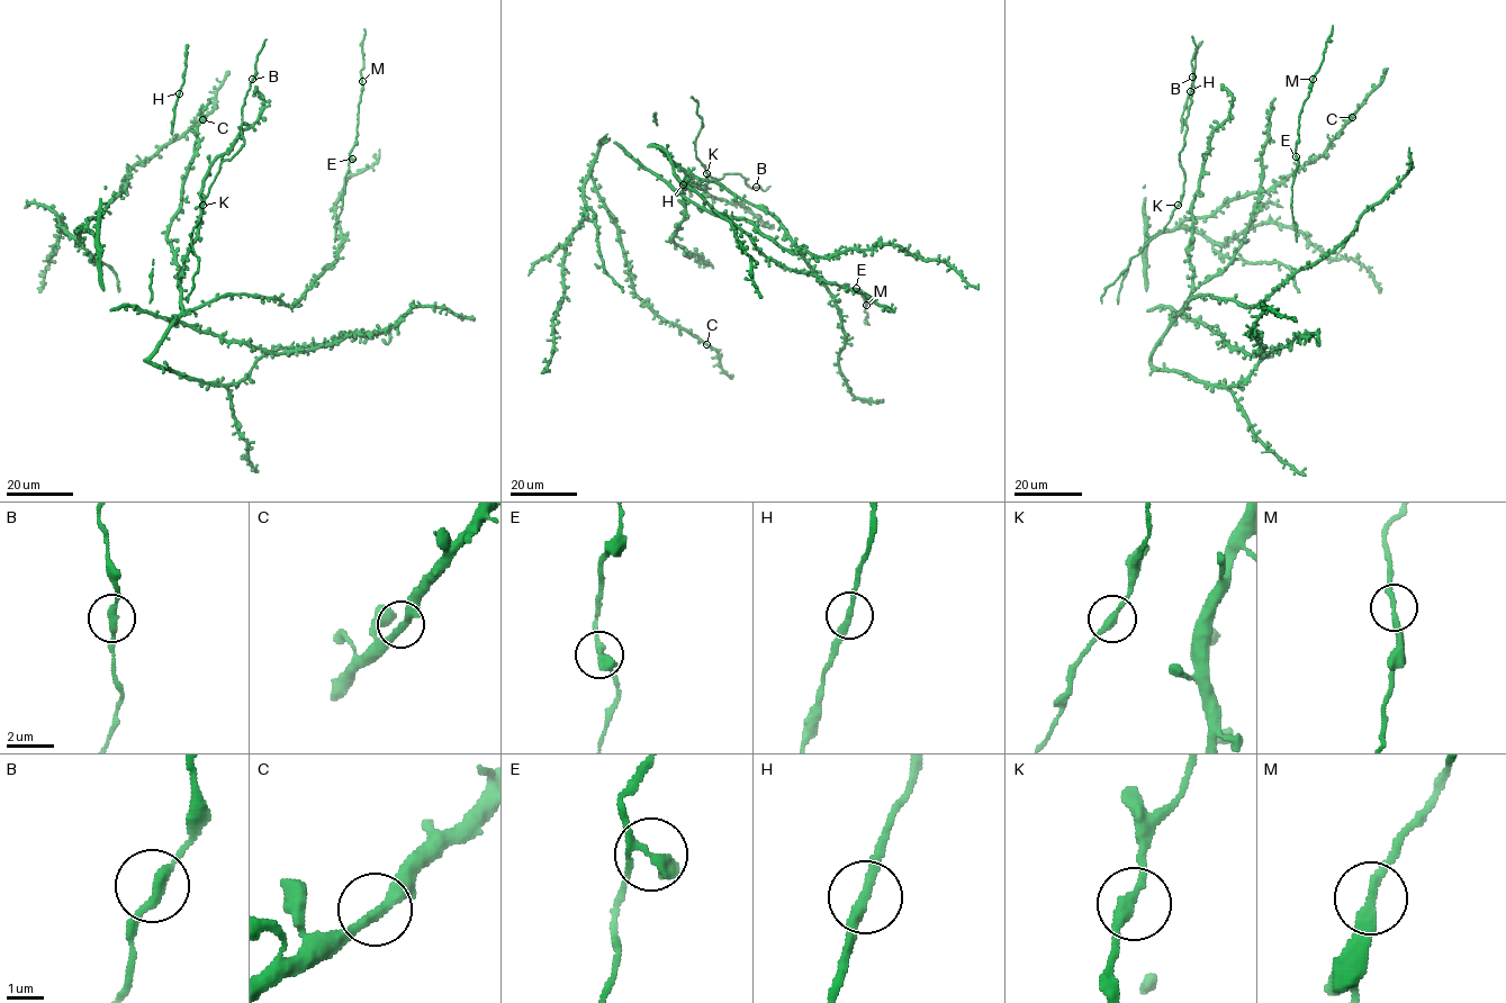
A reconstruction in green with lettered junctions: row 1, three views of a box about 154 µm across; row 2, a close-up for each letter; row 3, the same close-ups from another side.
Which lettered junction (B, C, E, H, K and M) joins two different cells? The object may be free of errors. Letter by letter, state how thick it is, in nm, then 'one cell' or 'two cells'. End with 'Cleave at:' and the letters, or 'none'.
B: calibre 280 nm; one cell
C: calibre 280 nm; one cell
E: calibre 320 nm; one cell
H: calibre 260 nm; one cell
K: calibre 280 nm; one cell
M: calibre 280 nm; one cell
Cleave at: none

